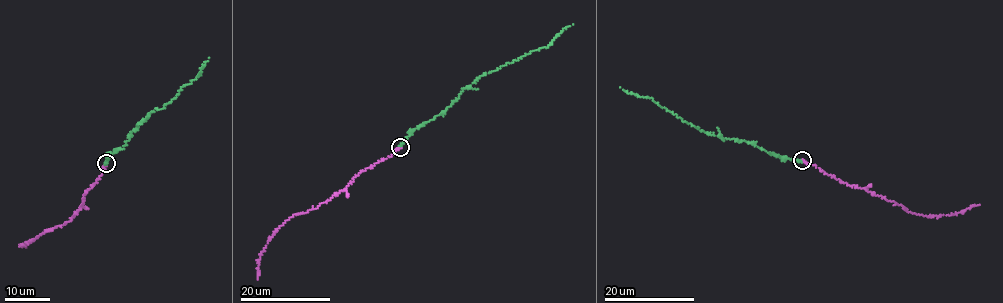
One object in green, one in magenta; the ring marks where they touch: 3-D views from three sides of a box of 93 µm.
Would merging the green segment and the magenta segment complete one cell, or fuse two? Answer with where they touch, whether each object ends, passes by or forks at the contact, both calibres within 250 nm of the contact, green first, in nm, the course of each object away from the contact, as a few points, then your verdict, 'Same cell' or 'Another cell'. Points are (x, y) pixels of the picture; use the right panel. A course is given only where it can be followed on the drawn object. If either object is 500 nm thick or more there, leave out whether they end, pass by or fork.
Place: (802, 160). At the ring green ends. At the ring magenta ends. Thickness 320 nm (green) against 300 nm. Course of green: (801, 160), (782, 157), (746, 141), (707, 134), (651, 98), (620, 88). Course of magenta: (802, 160), (915, 214), (951, 215), (980, 204). Same cell

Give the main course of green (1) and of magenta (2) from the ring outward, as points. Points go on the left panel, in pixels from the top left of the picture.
1: (106, 163), (111, 154), (124, 148), (137, 124), (170, 103), (181, 87), (197, 77), (208, 58)
2: (107, 163), (101, 176), (86, 191), (73, 218), (25, 245), (22, 244), (26, 247)

